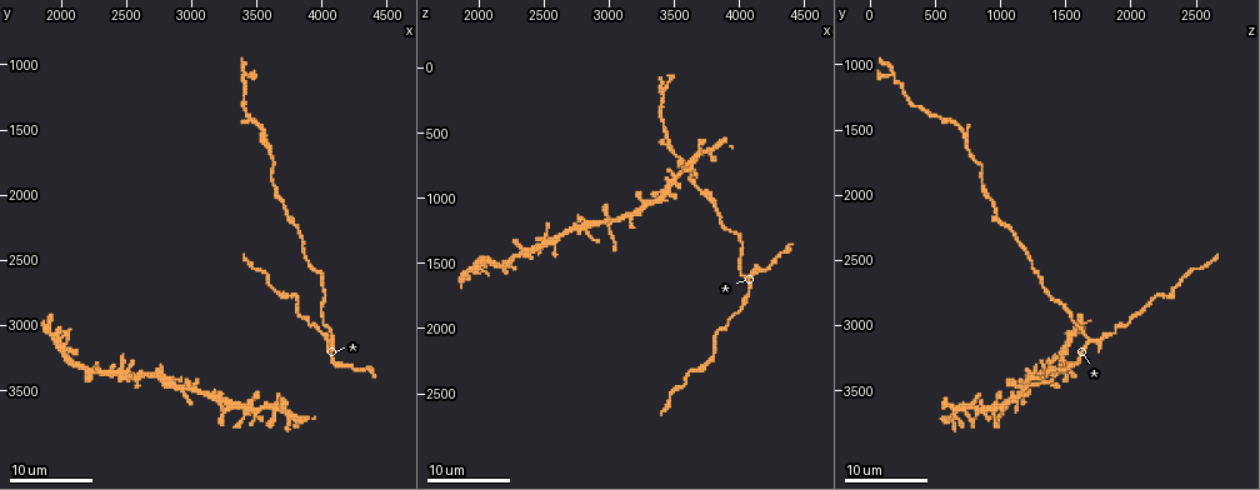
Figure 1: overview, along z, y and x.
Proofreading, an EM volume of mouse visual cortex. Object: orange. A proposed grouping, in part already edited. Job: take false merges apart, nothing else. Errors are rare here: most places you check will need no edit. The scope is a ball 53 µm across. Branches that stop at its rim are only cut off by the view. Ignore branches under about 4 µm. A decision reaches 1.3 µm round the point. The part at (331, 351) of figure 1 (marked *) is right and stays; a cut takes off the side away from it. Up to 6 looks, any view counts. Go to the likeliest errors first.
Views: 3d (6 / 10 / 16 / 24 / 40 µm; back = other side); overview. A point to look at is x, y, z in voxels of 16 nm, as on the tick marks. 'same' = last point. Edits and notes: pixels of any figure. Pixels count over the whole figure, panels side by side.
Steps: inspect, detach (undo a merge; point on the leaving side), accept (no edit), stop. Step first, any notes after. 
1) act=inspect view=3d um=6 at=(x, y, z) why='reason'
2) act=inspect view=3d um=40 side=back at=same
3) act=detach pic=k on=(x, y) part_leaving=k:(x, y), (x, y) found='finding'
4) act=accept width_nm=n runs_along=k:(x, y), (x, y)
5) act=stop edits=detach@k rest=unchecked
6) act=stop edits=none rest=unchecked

act=inspect view=3d um=24 at=(3400, 3640, 1000) why='looks like a crossing'

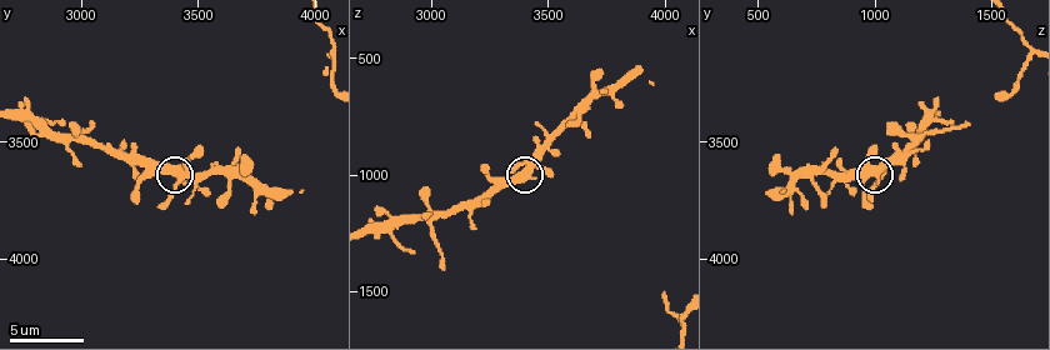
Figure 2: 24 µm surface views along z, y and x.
act=inspect view=3d um=6 at=(3400, 3630, 990)

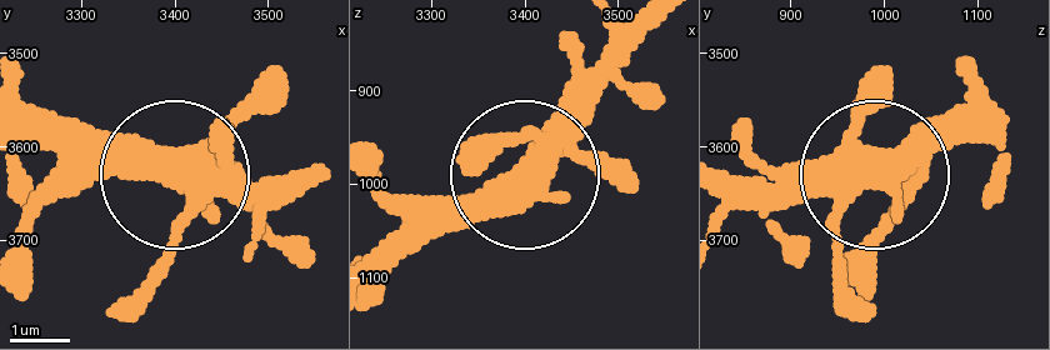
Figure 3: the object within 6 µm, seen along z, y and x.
act=accept arms=4 found='one cell here'

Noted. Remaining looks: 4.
act=inspect view=3d um=24 at=(4080, 3100, 1660) why='three arms meet'

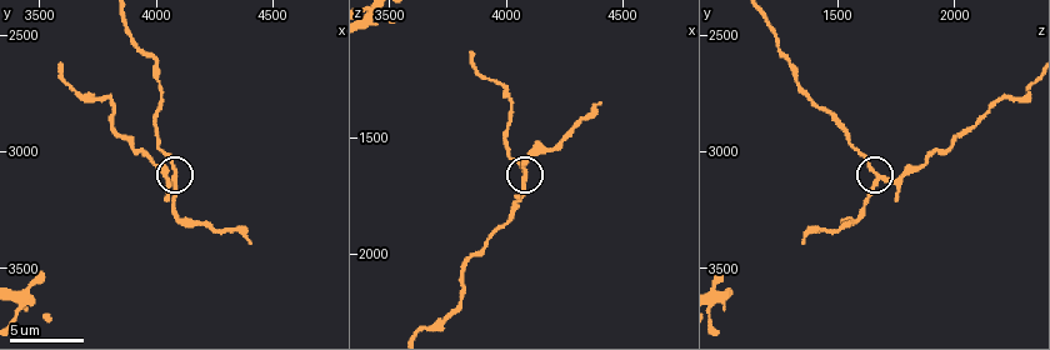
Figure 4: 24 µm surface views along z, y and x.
act=inspect view=3d um=10 at=(4070, 3100, 1690)

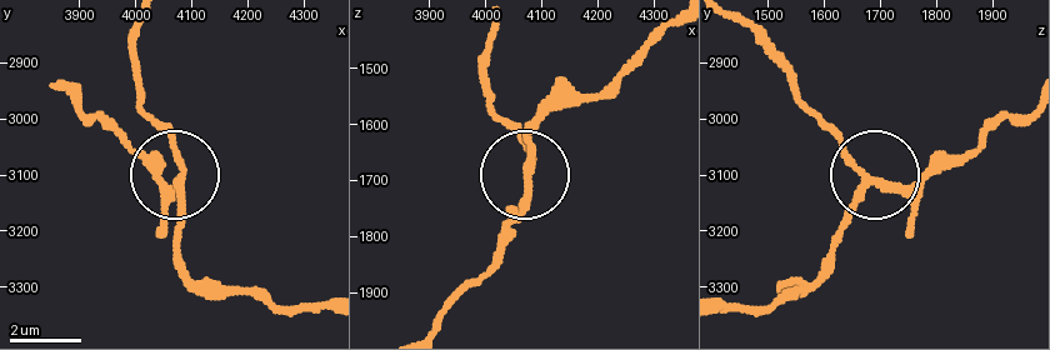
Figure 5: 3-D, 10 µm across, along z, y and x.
act=inspect view=3d um=6 at=(4075, 3115, 1680)

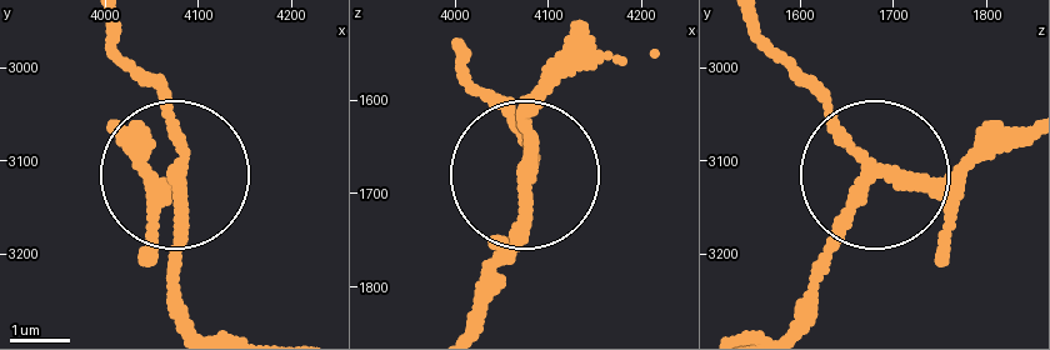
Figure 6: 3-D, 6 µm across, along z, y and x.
act=accept width_nm=210 runs_along=6:(824, 254), (869, 175), (1028, 140) found='one cell here'

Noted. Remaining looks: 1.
act=stop edits=none rest=unchecked

